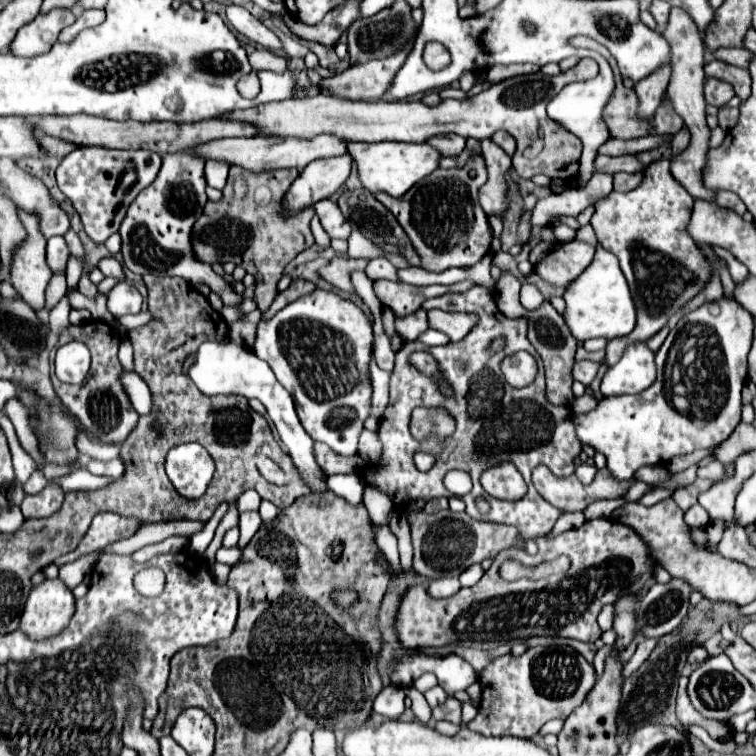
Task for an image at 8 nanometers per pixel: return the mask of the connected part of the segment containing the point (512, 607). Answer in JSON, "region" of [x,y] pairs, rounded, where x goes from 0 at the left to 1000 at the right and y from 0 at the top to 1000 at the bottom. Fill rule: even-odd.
{"region":[[[784,687],[774,689],[766,700],[753,700],[742,705],[731,716],[713,713],[713,731],[700,734],[694,729],[665,729],[652,747],[642,755],[636,769],[626,776],[615,776],[599,790],[591,792],[573,792],[562,782],[560,774],[541,776],[528,798],[528,808],[522,816],[522,840],[530,856],[549,858],[549,856],[589,856],[610,848],[684,848],[684,845],[700,845],[710,840],[734,840],[734,843],[753,843],[774,851],[787,851],[795,843],[795,832],[790,827],[790,811],[798,800],[813,798],[824,784],[840,784],[845,792],[851,787],[851,774],[864,763],[864,739],[848,713],[843,708],[811,689],[811,687]],[[737,737],[753,737],[755,747],[750,758],[742,758],[737,763],[721,763],[713,769],[663,769],[660,753],[668,739],[687,742],[694,750],[710,750],[718,742],[731,742]]]}

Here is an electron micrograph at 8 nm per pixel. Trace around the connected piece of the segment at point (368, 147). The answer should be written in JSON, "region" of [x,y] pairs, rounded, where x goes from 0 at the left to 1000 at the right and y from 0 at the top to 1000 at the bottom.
{"region":[[[528,187],[462,188],[459,202],[472,216],[475,239],[480,247],[491,255],[509,253],[517,261],[536,258],[552,239],[573,229],[581,221],[581,208],[583,208],[581,200],[567,194],[565,189],[528,189]]]}

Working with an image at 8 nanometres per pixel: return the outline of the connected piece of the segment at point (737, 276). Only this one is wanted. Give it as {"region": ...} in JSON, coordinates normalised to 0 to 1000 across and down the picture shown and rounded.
{"region":[[[951,327],[951,332],[948,332],[948,337],[962,348],[962,353],[964,353],[964,361],[967,361],[967,366],[970,366],[970,372],[972,374],[980,374],[988,364],[991,364],[991,358],[988,358],[988,353],[978,345],[978,343],[972,343],[964,332],[959,332],[959,329],[954,329]]]}

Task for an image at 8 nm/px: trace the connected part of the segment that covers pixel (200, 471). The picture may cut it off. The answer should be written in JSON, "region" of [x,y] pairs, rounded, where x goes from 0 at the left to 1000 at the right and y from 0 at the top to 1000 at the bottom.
{"region":[[[263,586],[234,589],[221,599],[221,628],[239,647],[239,655],[257,655],[257,660],[267,656],[279,639],[282,623],[284,612]]]}

